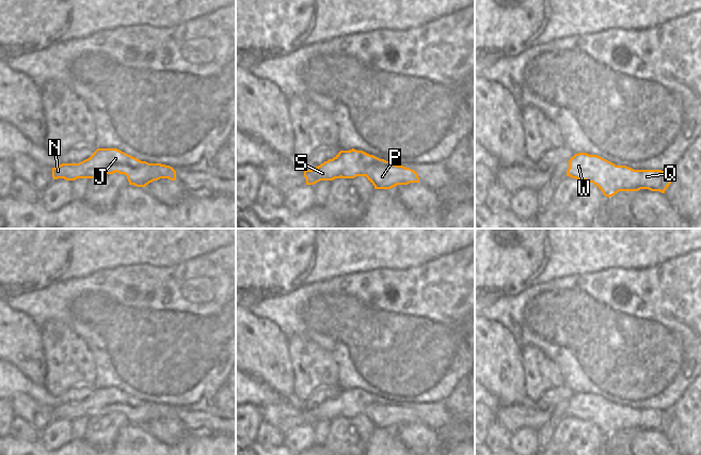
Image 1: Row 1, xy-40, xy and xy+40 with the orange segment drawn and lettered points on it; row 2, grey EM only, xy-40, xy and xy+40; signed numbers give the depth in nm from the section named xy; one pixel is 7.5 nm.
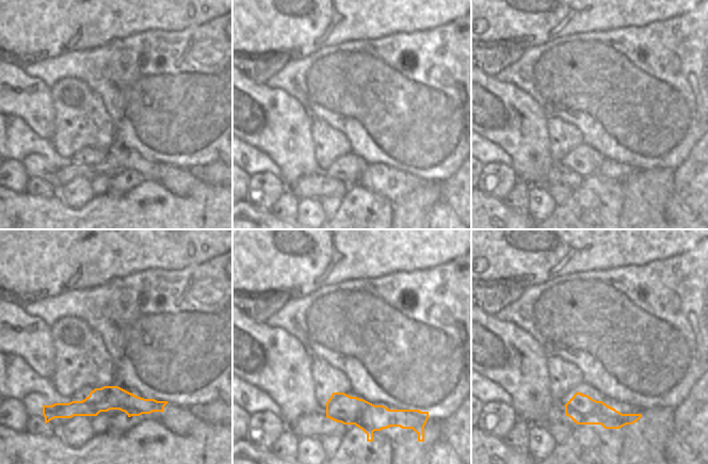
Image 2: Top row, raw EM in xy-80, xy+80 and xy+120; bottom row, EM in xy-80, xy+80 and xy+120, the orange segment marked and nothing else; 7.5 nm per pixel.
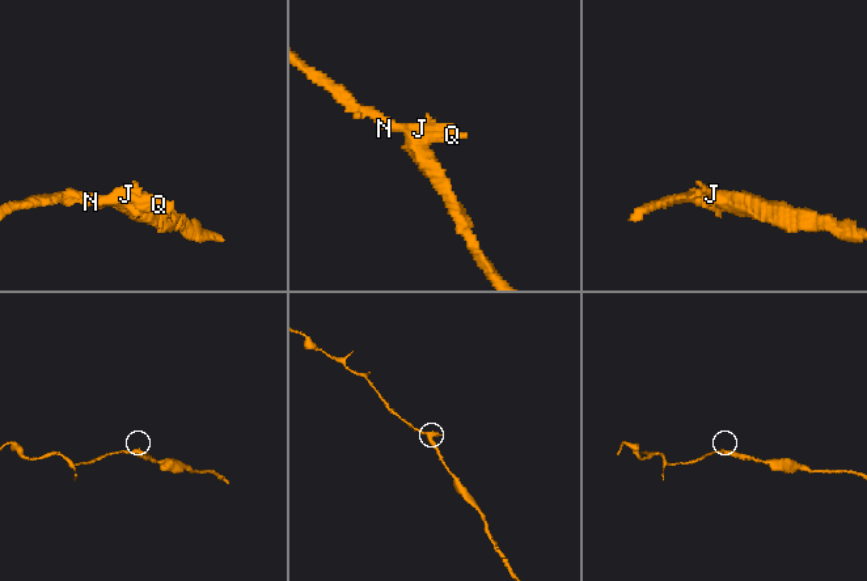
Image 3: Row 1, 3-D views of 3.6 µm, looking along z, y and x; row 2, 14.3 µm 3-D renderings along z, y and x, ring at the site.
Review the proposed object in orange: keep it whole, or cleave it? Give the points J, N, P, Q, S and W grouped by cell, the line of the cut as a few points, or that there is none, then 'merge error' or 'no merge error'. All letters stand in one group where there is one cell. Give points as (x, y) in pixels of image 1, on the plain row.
J W / N P Q S | xy+40 (622, 409), (616, 410), (611, 414), (596, 414), (591, 421) | merge error

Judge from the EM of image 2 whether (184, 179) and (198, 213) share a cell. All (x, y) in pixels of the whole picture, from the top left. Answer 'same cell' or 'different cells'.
different cells

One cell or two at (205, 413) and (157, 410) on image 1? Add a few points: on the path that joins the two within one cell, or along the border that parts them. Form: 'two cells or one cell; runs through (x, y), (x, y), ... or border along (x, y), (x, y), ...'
one cell; runs through (193, 413), (169, 411)

